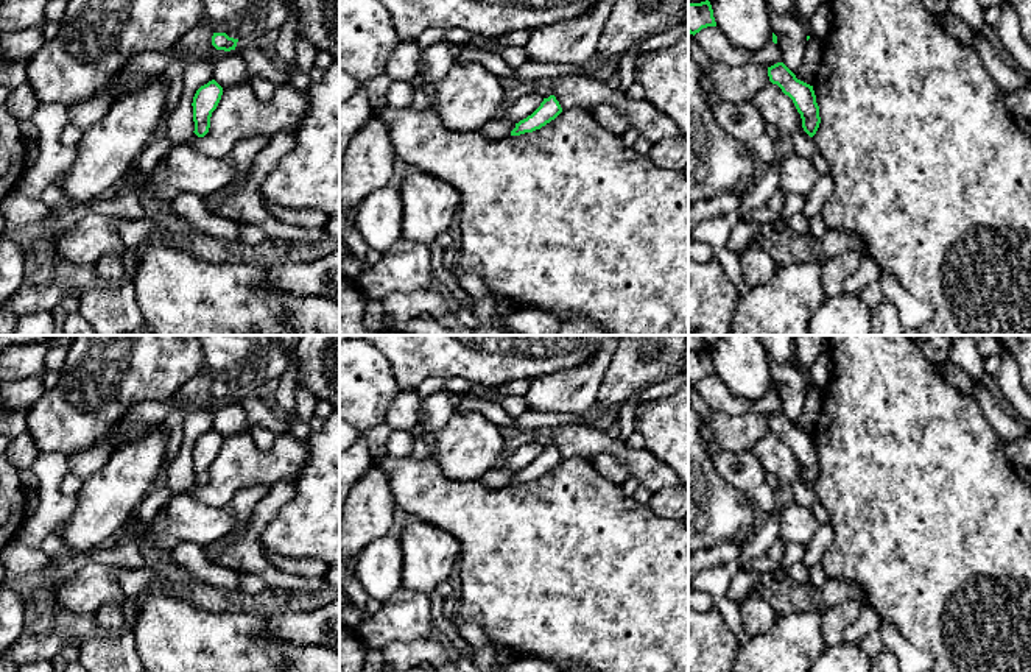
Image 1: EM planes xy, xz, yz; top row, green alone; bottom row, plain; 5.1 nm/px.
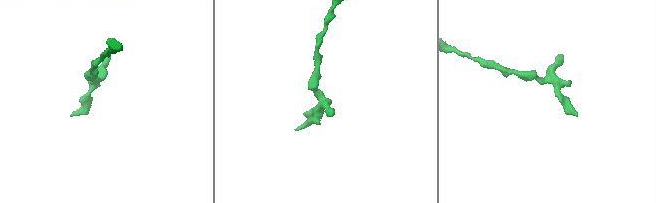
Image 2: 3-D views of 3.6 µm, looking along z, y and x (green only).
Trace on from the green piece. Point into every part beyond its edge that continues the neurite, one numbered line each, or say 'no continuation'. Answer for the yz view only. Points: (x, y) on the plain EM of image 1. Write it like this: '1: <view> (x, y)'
no continuation

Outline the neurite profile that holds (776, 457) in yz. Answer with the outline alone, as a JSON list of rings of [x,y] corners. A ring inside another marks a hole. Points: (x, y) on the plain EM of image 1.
[[[769,432],[754,447],[765,472],[776,474],[780,482],[790,482],[793,486],[794,502],[802,507],[811,507],[818,502],[813,486],[802,477],[802,468],[793,449],[782,441],[777,433]]]

